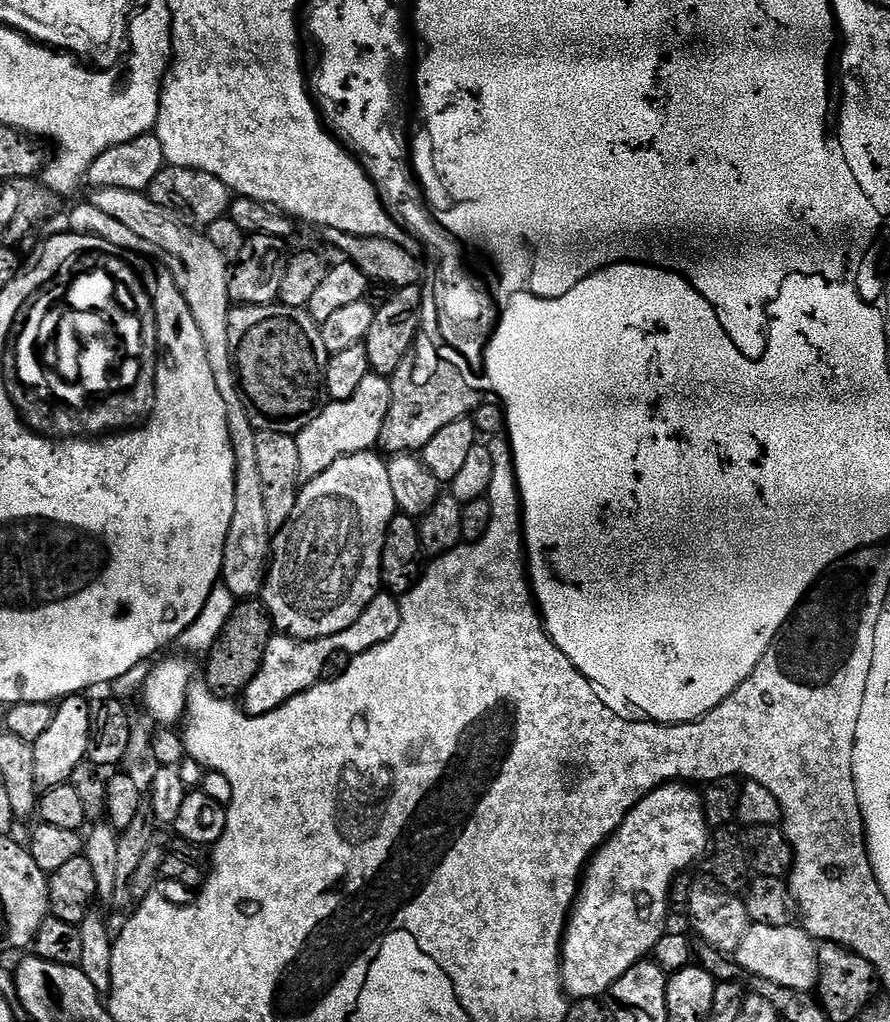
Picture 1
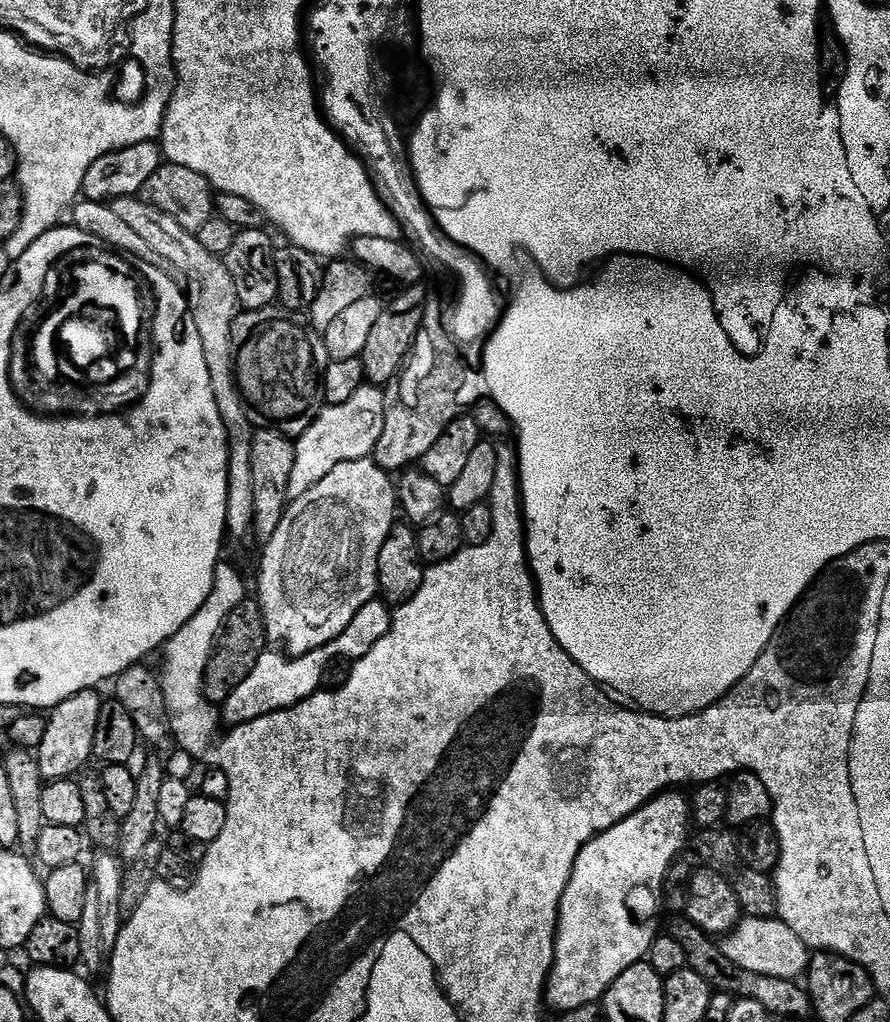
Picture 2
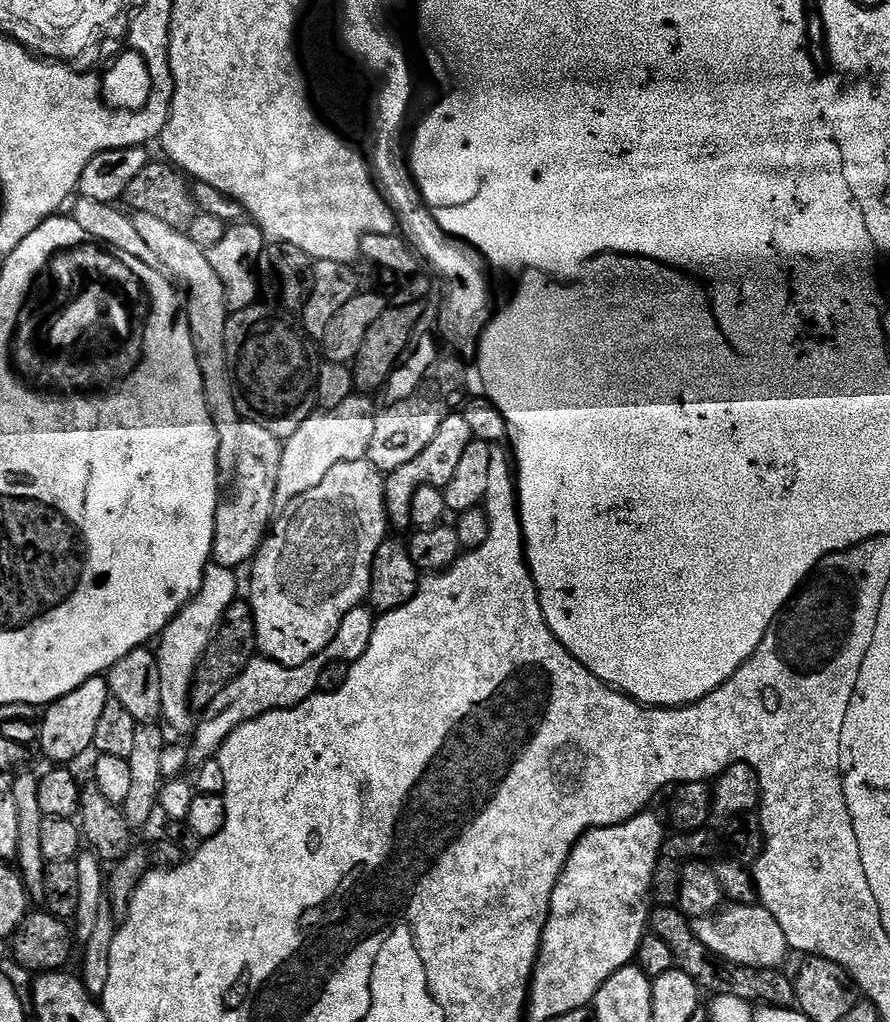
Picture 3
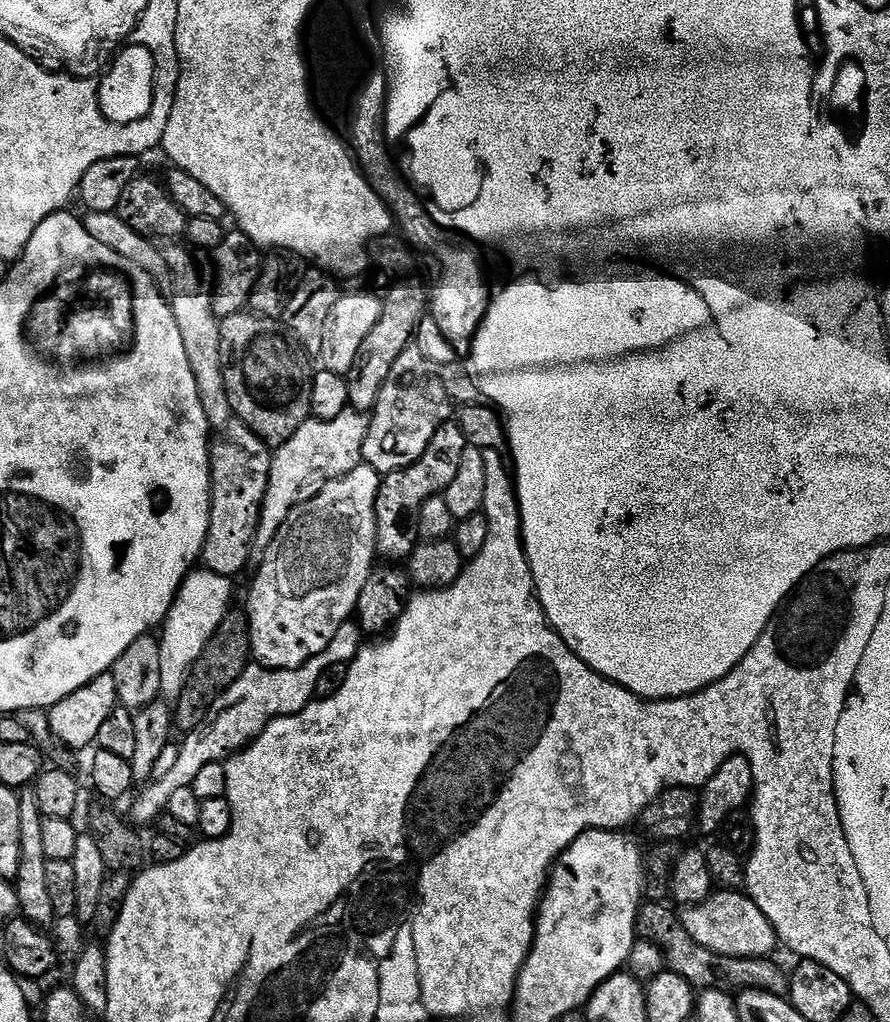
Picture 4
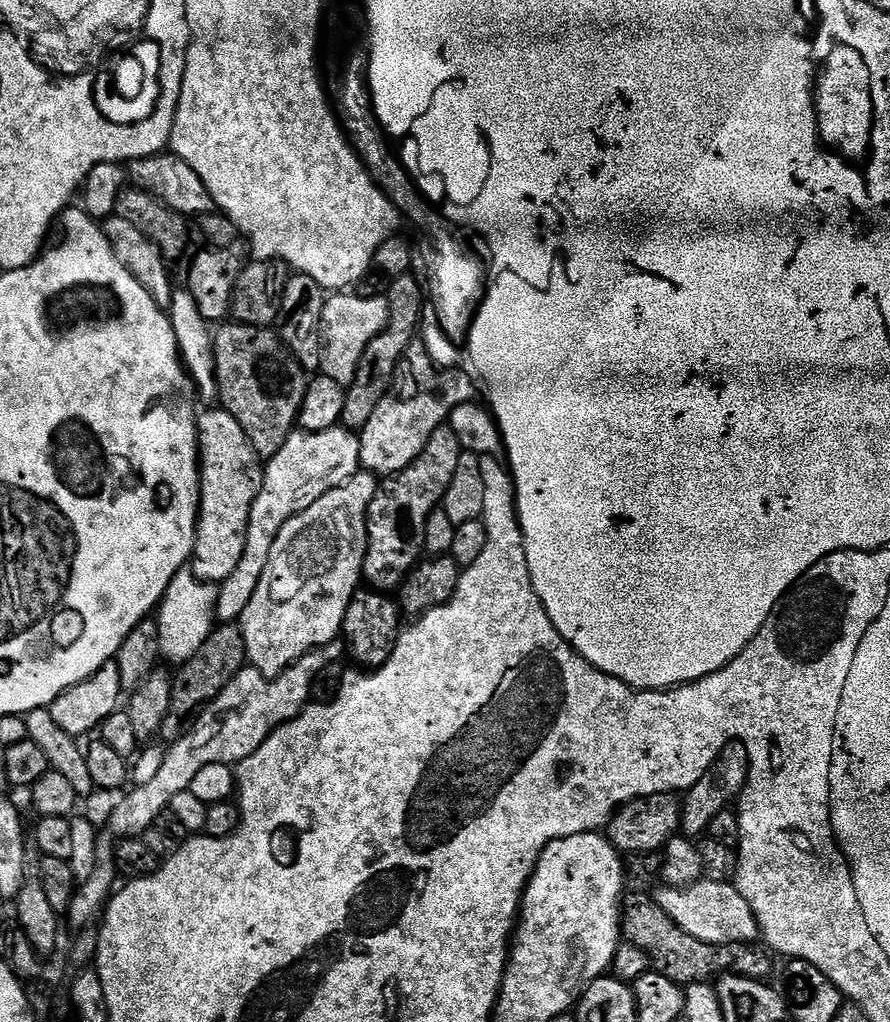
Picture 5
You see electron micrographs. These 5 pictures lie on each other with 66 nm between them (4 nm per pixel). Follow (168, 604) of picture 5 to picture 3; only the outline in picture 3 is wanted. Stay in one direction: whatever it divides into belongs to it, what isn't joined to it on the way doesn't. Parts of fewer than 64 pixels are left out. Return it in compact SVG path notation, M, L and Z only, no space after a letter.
M215 562L209 563L204 570L202 586L196 597L165 626L158 637L154 653L158 675L161 678L160 715L163 723L169 729L172 727L176 732L188 734L193 731L194 719L192 720L192 715L194 715L194 709L190 703L192 678L196 674L198 661L204 656L204 649L210 646L210 642L220 626L220 619L226 614L228 607L238 598L236 576L237 573L233 569L223 568Z

